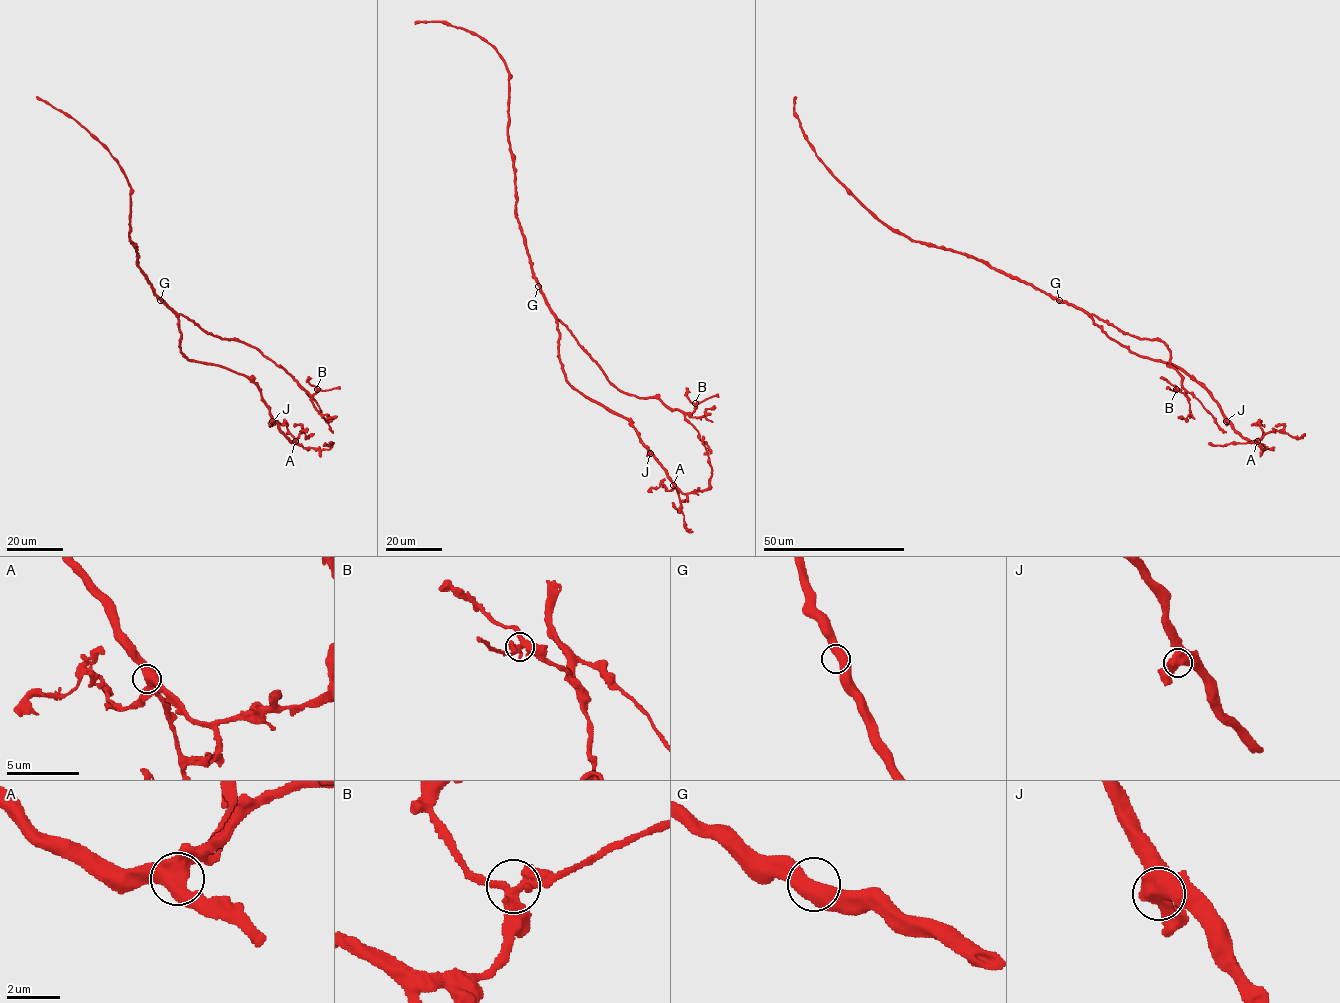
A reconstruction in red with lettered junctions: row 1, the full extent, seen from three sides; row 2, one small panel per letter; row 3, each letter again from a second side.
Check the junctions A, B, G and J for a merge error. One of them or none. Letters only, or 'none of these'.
none of these

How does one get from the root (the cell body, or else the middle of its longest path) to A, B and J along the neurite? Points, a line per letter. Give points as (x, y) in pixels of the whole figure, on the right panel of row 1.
A: (1057, 300), (1082, 309), (1110, 337), (1132, 351), (1176, 366), (1207, 390), (1236, 431), (1257, 441)
B: (1057, 300), (1083, 309), (1125, 333), (1160, 339), (1169, 351), (1170, 365), (1181, 376), (1185, 395), (1176, 389)
J: (1057, 300), (1082, 309), (1110, 337), (1132, 351), (1171, 363), (1188, 374), (1207, 390), (1225, 421)

